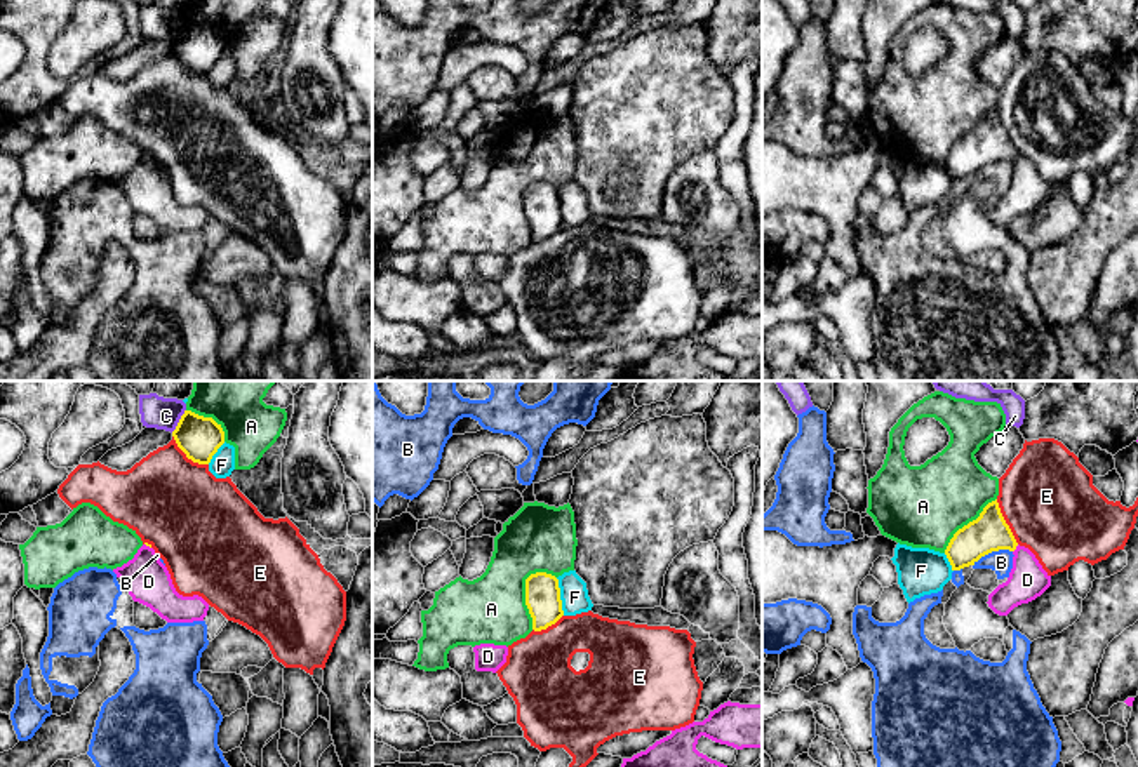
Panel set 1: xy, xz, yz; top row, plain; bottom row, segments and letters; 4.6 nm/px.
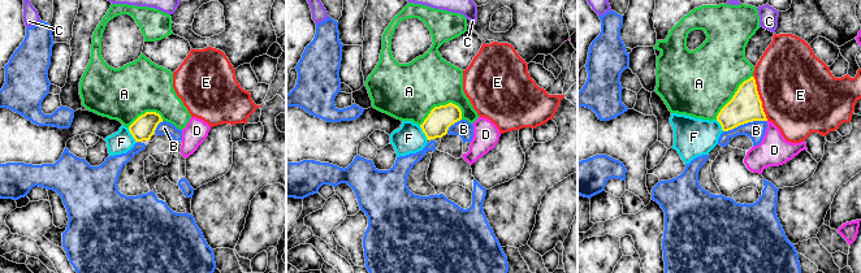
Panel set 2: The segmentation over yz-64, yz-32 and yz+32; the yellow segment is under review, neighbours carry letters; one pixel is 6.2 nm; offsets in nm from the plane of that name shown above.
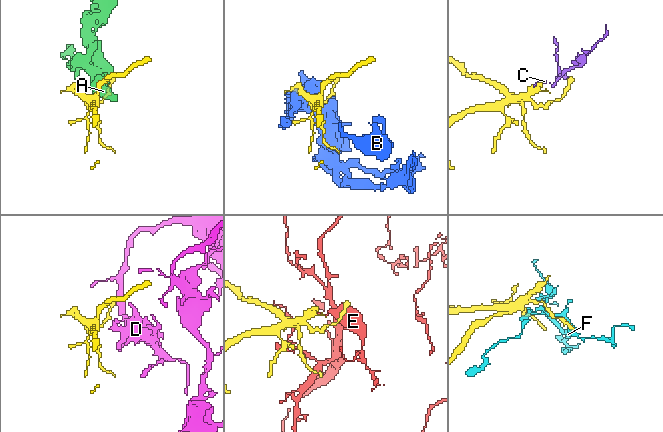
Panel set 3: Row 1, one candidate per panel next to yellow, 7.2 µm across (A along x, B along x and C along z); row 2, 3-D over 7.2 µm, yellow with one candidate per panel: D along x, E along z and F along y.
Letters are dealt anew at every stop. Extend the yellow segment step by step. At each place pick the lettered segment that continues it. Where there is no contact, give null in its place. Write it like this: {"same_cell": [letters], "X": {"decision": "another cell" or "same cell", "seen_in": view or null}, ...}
{"same_cell": [], "A": {"decision": "another cell", "seen_in": "xz"}, "B": {"decision": "another cell", "seen_in": "yz"}, "C": {"decision": "another cell", "seen_in": "xy"}, "D": {"decision": "another cell", "seen_in": "yz"}, "E": {"decision": "another cell", "seen_in": "yz"}, "F": {"decision": "another cell", "seen_in": "xz"}}

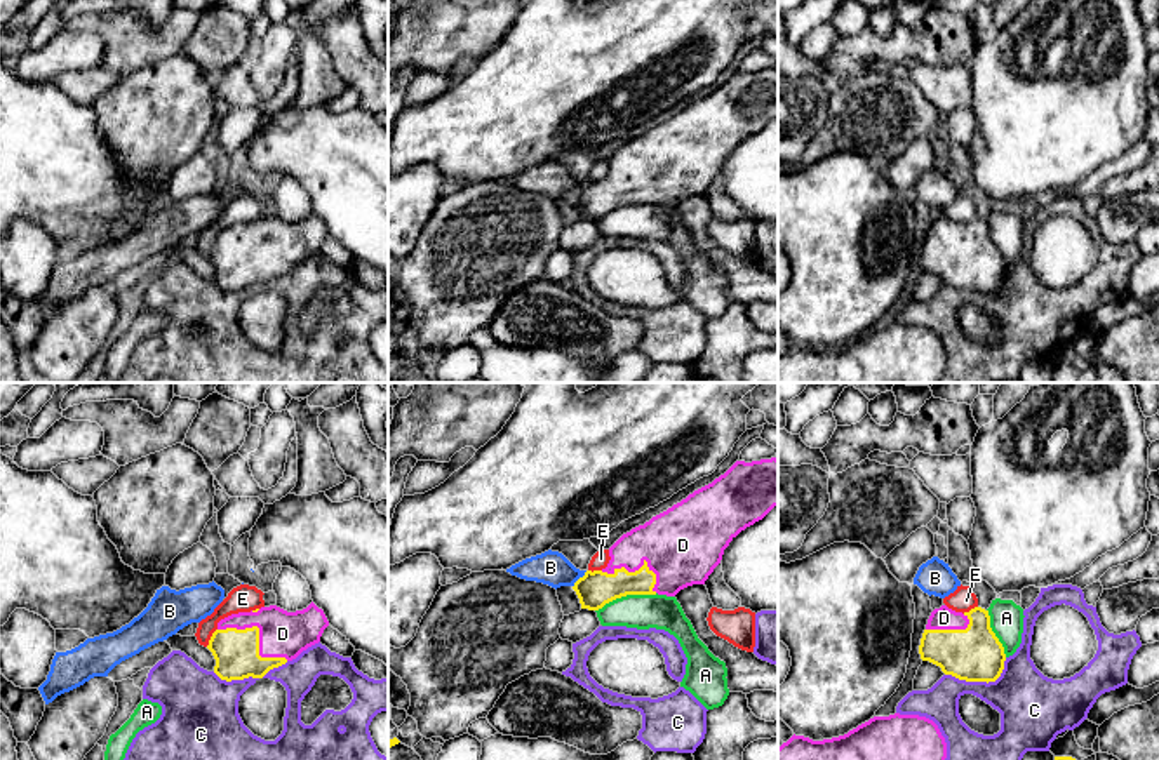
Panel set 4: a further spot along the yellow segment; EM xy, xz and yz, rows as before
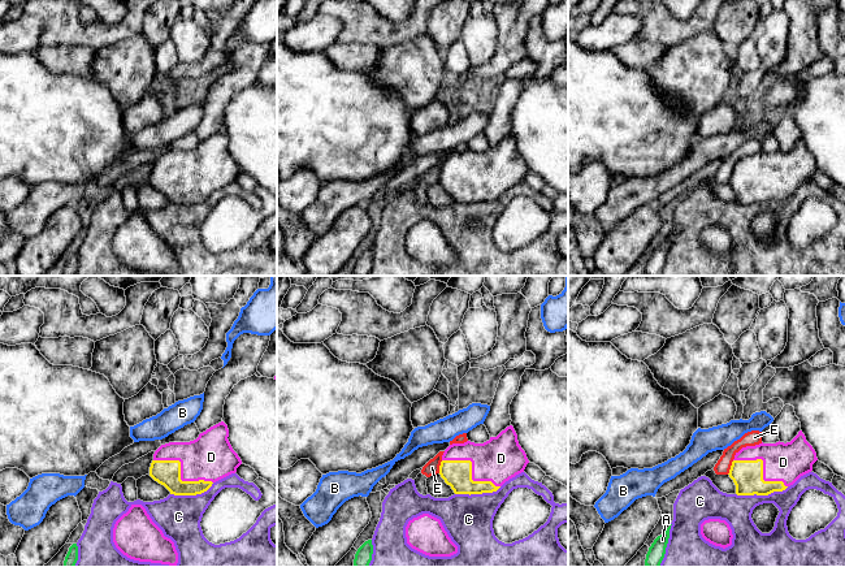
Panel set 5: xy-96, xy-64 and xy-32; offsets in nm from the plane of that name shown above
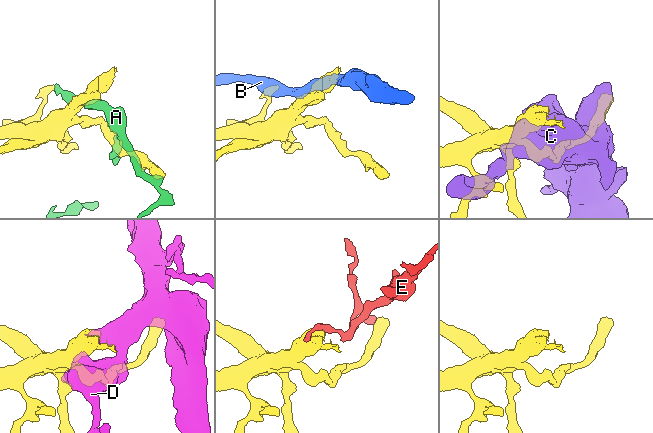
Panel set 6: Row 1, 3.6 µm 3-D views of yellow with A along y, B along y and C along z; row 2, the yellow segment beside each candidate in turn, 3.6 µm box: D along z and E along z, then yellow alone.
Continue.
{"same_cell": ["D"], "A": {"decision": "another cell", "seen_in": "xz"}, "B": {"decision": "another cell", "seen_in": "xz"}, "C": {"decision": "another cell", "seen_in": "yz"}, "D": {"decision": "same cell", "seen_in": "xy"}, "E": {"decision": "another cell", "seen_in": "xy"}}

